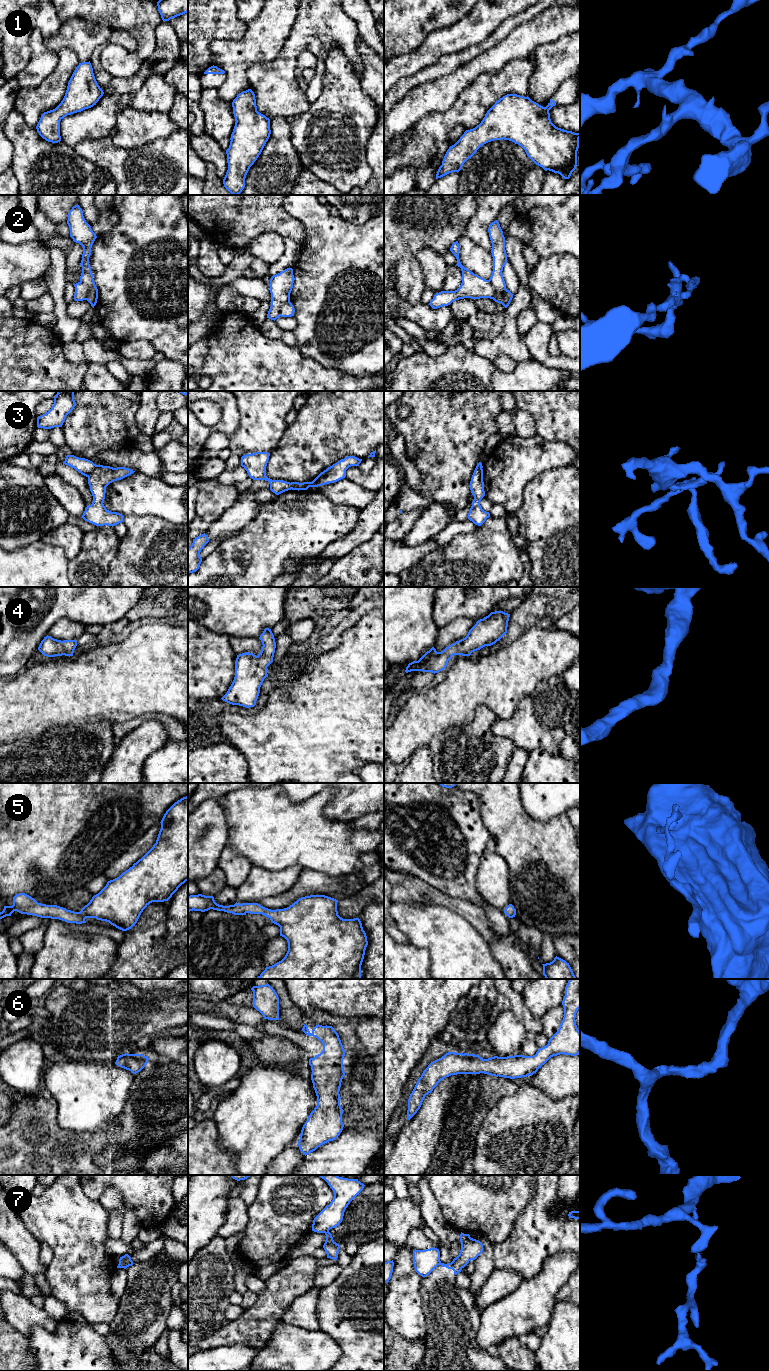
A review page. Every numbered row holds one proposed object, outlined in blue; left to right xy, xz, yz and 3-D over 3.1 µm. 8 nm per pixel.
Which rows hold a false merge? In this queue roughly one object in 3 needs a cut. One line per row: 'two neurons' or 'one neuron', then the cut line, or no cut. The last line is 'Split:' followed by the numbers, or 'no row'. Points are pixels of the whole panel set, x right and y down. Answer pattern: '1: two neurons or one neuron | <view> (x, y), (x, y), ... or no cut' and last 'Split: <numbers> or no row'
1: one neuron | no cut
2: two neurons | xy (80, 281), (87, 288), (86, 299)
3: two neurons | xy (97, 465), (87, 476)
4: one neuron | no cut
5: one neuron | no cut
6: one neuron | no cut
7: two neurons | xz (328, 1230), (325, 1233)
Split: 2, 3, 7

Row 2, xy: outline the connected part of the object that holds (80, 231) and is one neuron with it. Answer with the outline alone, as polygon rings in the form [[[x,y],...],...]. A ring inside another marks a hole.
[[[78,204],[73,206],[69,211],[67,224],[70,228],[70,237],[74,242],[79,243],[83,247],[82,260],[80,263],[82,267],[80,282],[88,288],[86,300],[94,308],[98,299],[98,289],[93,279],[89,257],[91,255],[92,245],[97,236],[84,219],[83,211]]]

